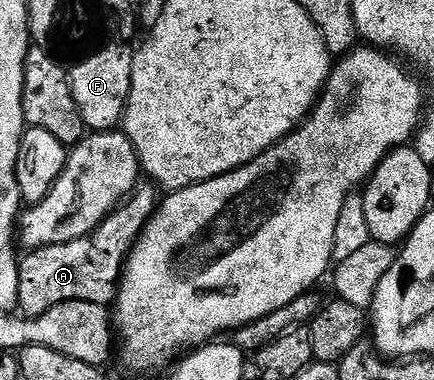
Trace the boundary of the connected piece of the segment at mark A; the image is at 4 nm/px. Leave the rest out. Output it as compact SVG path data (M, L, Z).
M138 188L88 237L26 252L19 261L20 312L26 317L38 317L43 315L43 311L51 311L55 303L68 301L90 301L112 306L117 300L121 275L133 246L141 238L145 224L157 211L158 190L153 189Z

